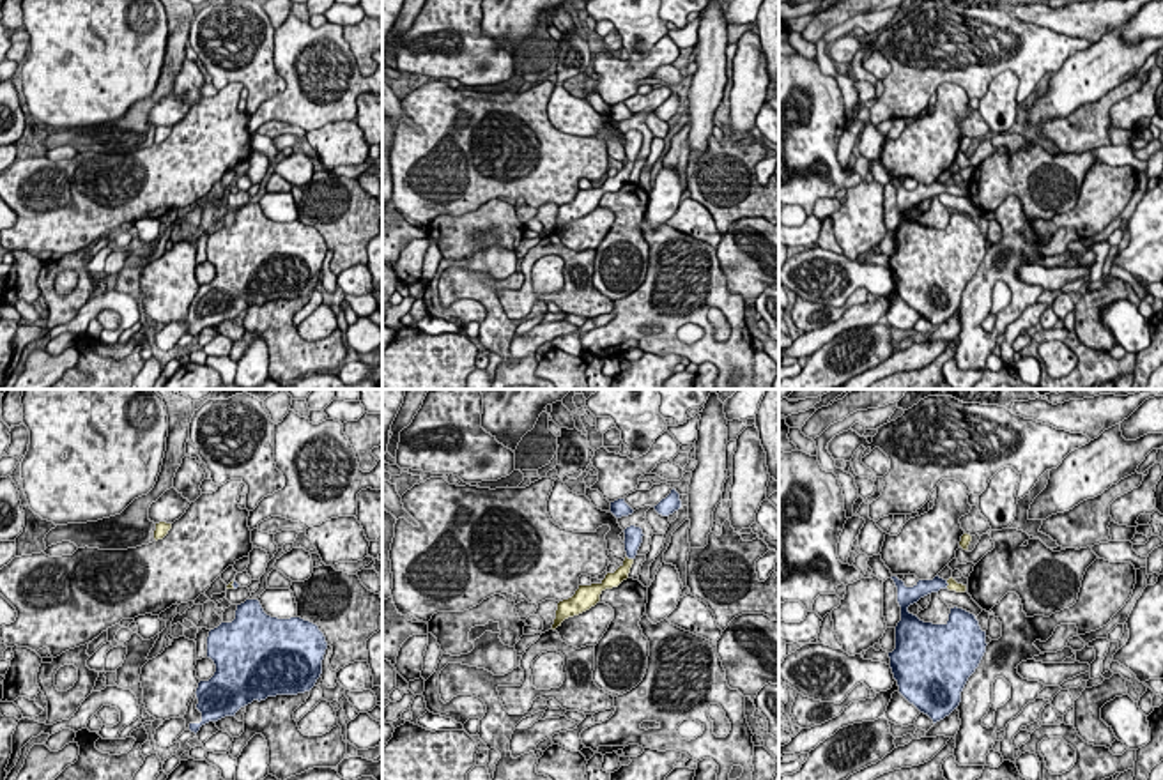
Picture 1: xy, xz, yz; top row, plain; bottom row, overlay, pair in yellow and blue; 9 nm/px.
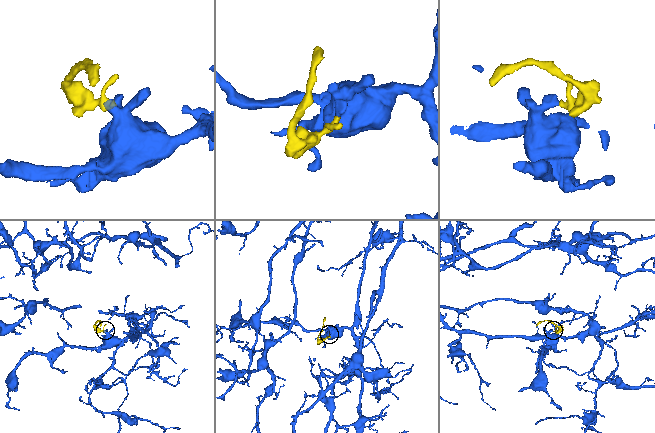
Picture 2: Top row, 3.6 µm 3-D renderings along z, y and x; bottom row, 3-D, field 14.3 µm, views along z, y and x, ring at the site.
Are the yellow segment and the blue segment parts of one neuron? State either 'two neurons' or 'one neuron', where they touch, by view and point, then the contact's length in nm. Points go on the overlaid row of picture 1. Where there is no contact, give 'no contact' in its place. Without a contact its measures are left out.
one neuron; meets yellow in yz at (947, 582); contact 80 nm long

